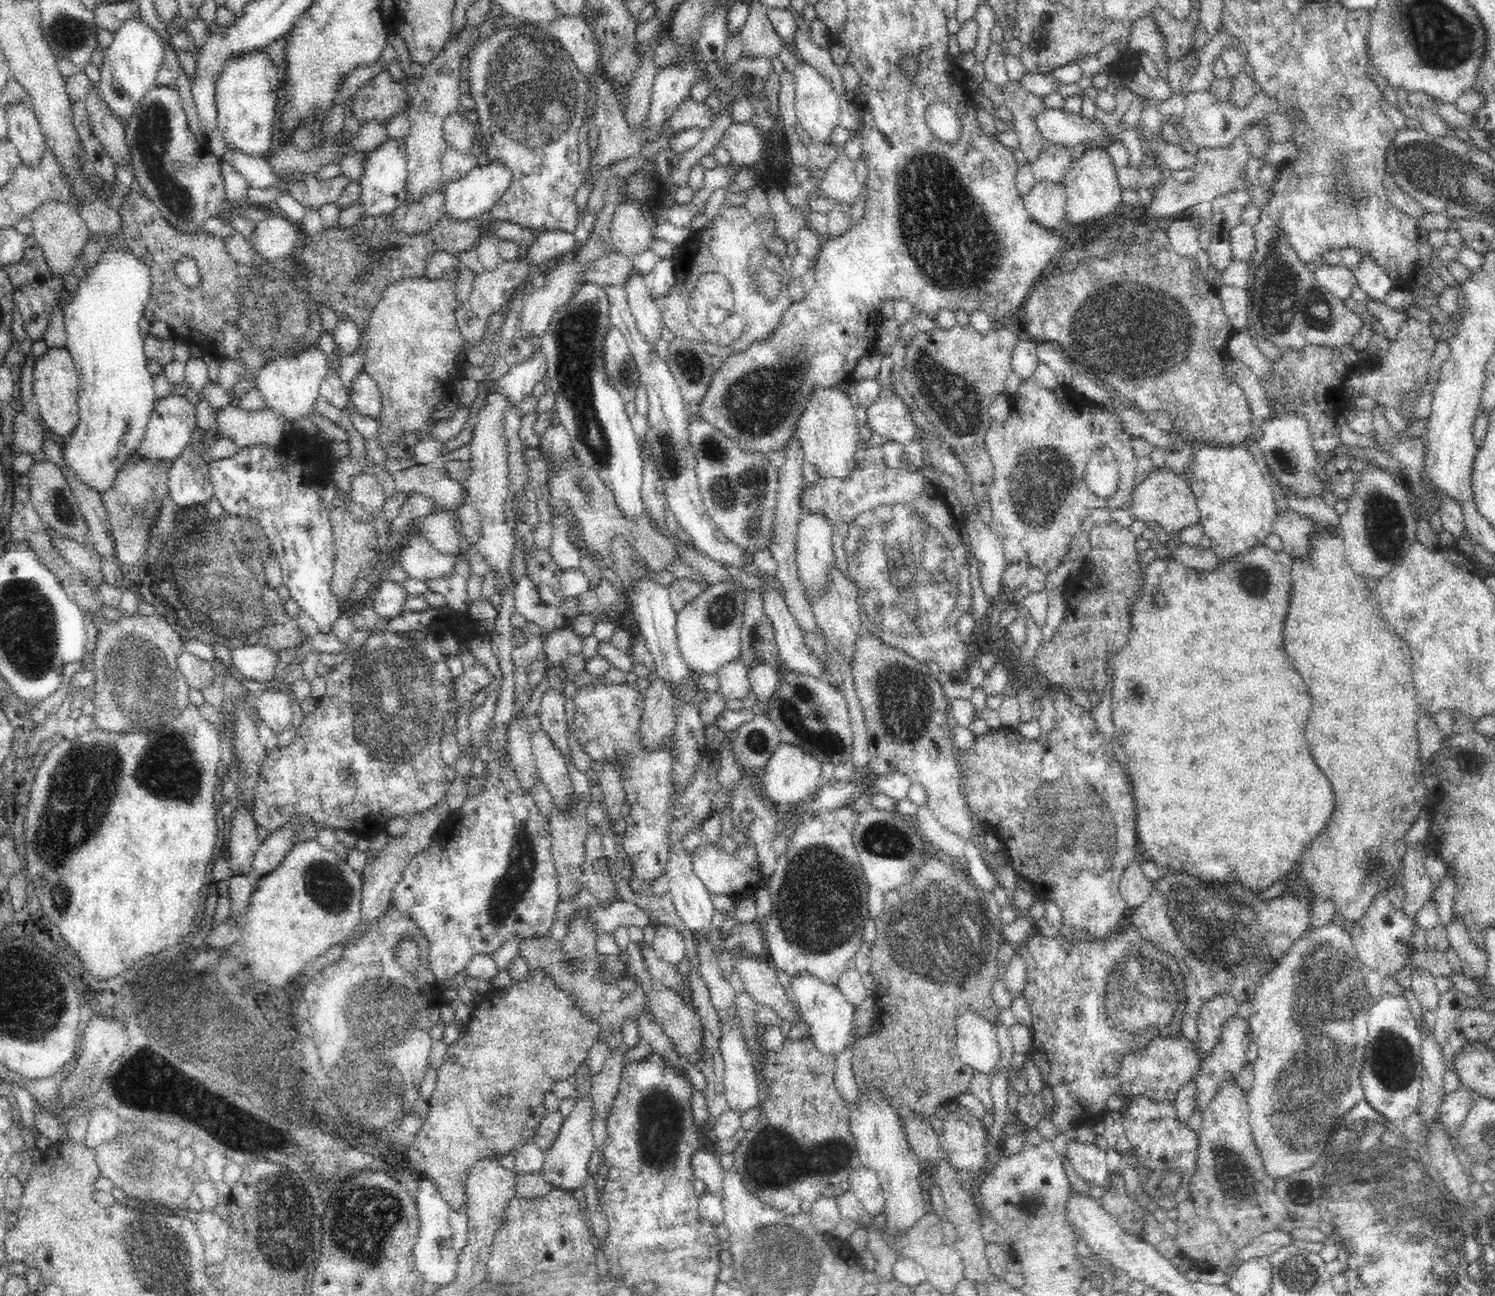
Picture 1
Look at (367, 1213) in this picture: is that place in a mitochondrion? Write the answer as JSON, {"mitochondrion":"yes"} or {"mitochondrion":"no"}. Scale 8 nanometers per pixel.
{"mitochondrion":"yes"}

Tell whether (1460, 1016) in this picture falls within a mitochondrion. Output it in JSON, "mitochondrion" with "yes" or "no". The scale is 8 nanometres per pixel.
{"mitochondrion":"no"}

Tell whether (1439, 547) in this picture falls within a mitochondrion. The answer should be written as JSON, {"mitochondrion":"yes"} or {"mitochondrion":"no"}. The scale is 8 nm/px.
{"mitochondrion":"no"}

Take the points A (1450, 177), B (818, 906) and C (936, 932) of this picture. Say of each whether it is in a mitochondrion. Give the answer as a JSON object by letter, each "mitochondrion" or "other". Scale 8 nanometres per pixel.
{"A":"mitochondrion","B":"mitochondrion","C":"mitochondrion"}

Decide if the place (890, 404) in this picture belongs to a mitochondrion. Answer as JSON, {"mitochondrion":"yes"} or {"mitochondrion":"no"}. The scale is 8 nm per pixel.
{"mitochondrion":"no"}

